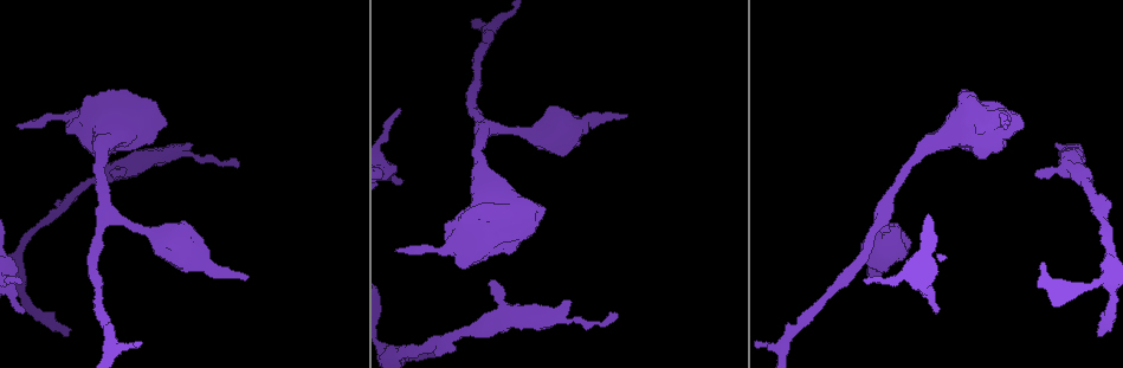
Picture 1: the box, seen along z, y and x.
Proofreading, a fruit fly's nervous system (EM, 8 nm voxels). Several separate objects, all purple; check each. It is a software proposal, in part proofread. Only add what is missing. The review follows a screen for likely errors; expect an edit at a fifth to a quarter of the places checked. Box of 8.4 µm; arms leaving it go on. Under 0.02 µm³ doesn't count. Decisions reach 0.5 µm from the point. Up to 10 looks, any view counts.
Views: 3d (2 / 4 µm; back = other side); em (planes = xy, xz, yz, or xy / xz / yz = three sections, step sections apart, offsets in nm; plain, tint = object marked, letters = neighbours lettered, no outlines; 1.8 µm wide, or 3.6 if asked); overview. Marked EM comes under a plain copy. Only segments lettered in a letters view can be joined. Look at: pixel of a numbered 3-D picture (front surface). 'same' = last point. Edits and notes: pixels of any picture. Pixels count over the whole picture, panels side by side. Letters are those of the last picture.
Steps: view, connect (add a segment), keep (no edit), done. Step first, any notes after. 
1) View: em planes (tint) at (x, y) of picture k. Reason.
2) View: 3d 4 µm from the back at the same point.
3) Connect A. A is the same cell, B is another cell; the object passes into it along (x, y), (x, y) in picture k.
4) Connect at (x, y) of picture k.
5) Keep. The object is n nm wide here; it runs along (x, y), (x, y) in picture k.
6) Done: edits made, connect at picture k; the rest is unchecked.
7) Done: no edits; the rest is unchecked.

View: em xy step 8 (letters) at (616, 314) of picture 1. Branch stops here.

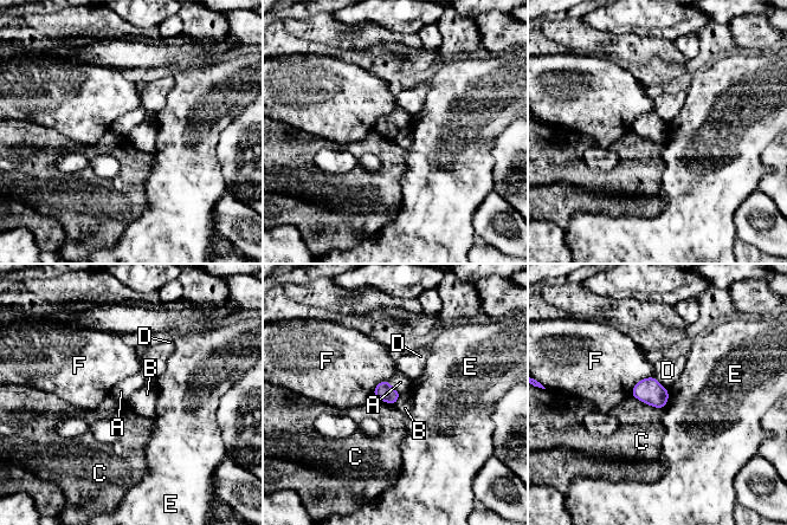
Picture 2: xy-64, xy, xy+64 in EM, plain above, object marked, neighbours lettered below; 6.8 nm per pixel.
View: em planes (letters) at the same point.

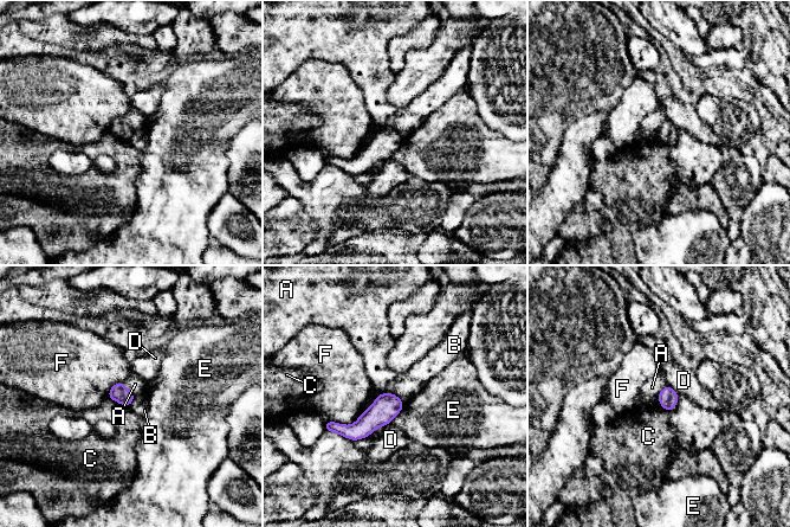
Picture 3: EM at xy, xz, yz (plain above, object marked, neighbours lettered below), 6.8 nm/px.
Keep. A, B, C, D, E and F are other cells; a border runs along (137, 396), (129, 407) in picture 3; no lettered segment goes on from it.

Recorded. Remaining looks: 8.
View: em planes (letters) at (131, 168) of picture 1. A fork.

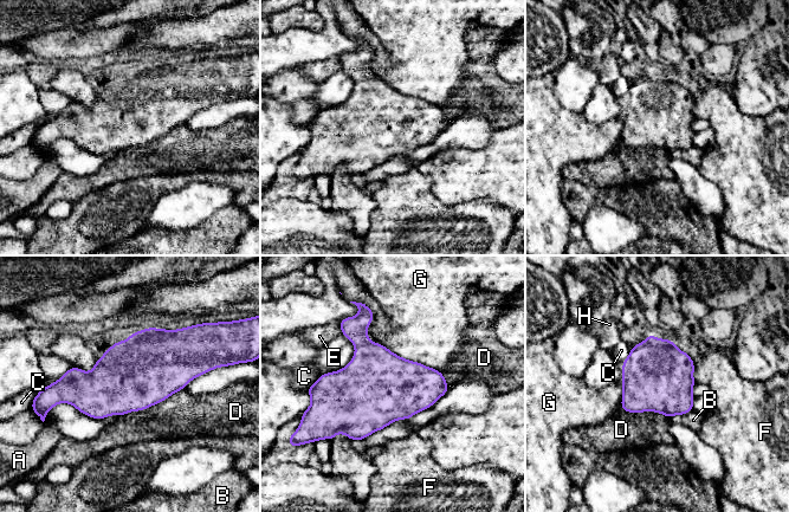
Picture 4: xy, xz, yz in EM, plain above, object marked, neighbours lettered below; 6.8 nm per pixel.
Keep. The object is 480 nm wide here; A, B, C, D, E, F, G and H are other cells; no lettered segment goes on from it.

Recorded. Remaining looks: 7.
View: 3d 4 µm at (400, 108) of picture 1. Branch stops here.

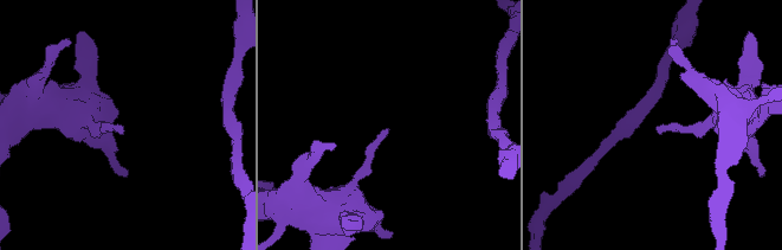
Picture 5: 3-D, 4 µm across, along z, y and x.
View: em xz step 16 (letters) at (121, 124) of picture 5. Now the EM.

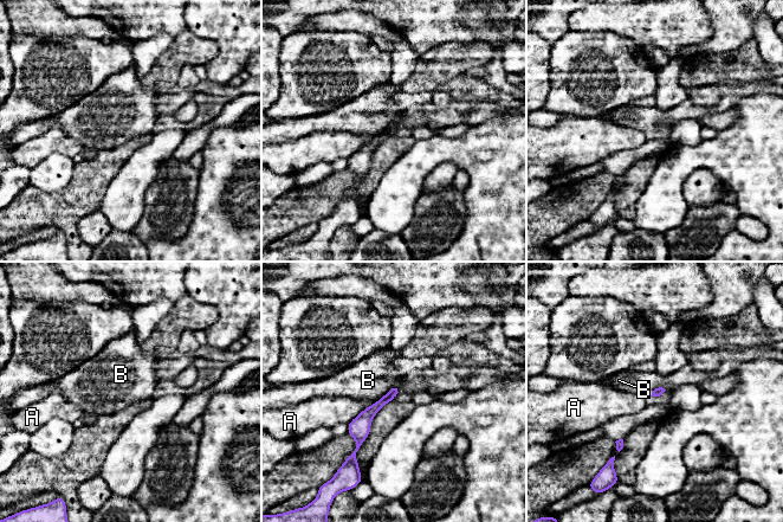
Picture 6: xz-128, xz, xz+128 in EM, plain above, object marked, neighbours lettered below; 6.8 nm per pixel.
Keep. A and B are other cells; a border runs along (398, 388), (390, 388), (366, 408) in picture 6; no lettered segment goes on from it.

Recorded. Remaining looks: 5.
View: em planes (tint) at (22, 308) of picture 1.

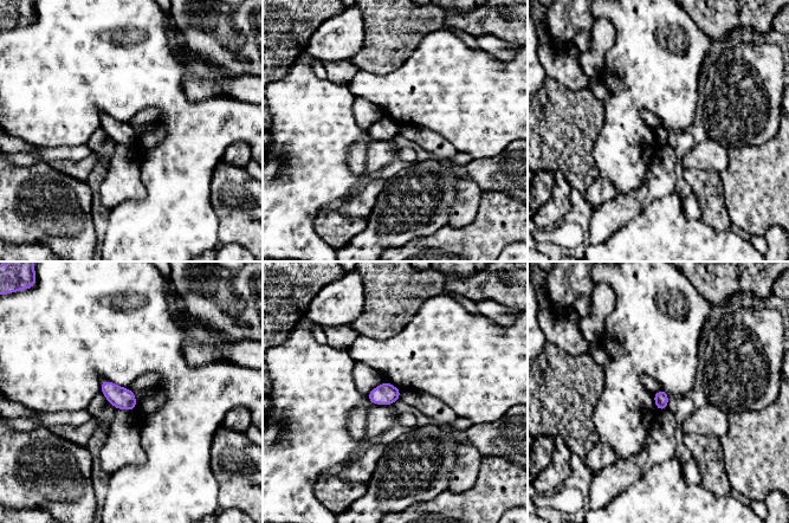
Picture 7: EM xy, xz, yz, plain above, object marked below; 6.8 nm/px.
View: em planes (letters) at the same point. What lies round it.

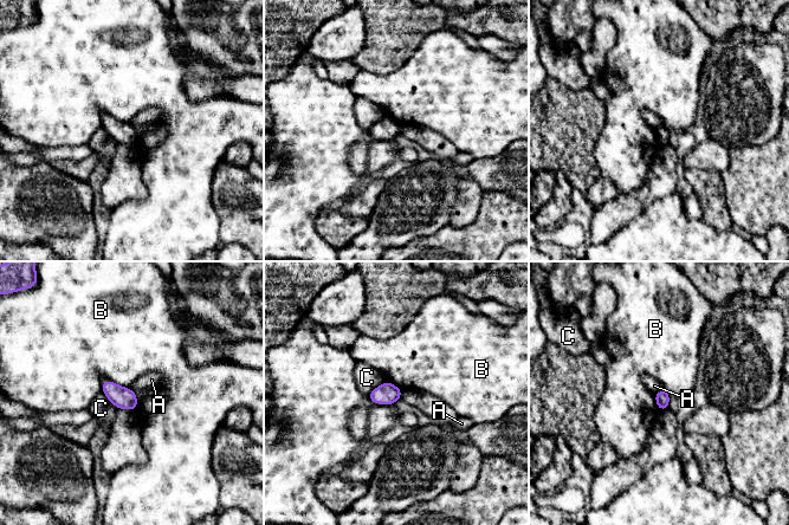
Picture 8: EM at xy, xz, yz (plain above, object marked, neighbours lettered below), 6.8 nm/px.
Keep. A, B and C are other cells; a border runs along (664, 388), (654, 394) in picture 8; no lettered segment goes on from it.

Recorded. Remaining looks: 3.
Done: no edits; the rest is unchecked.

